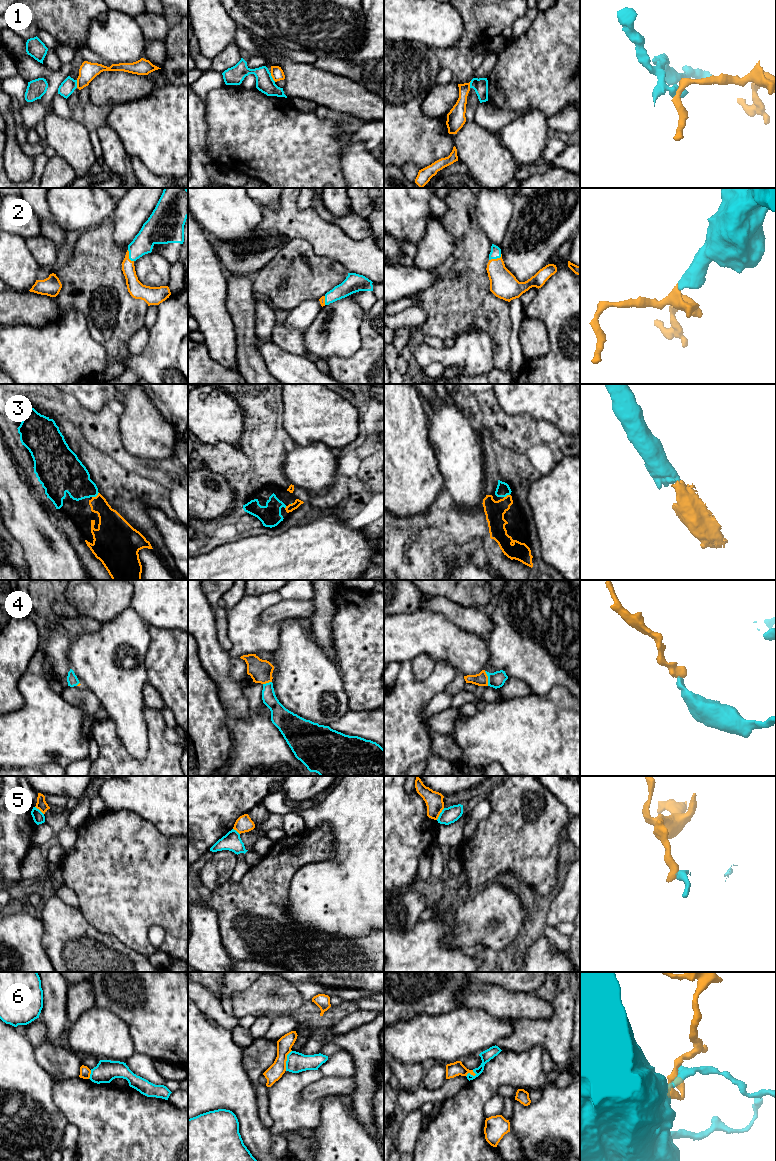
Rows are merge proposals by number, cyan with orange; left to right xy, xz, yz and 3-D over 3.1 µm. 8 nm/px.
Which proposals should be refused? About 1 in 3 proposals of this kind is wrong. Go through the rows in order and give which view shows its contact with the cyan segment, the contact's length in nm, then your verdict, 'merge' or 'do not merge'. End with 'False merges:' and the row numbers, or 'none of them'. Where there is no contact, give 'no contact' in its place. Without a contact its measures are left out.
1: xz | 80 nm | do not merge
2: yz | 120 nm | merge
3: xy | 70 nm | merge
4: yz | 120 nm | merge
5: yz | 120 nm | do not merge
6: xz | 180 nm | do not merge
False merges: 1, 5, 6

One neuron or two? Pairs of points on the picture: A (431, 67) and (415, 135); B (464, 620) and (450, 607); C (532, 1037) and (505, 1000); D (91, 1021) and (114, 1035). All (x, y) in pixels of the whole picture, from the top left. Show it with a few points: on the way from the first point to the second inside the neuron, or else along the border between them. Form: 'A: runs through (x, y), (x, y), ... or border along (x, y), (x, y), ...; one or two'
A: runs through (414, 84), (413, 118); one
B: runs through (461, 617), (453, 610); one
C: border along (542, 1018), (511, 1019); two
D: runs through (97, 1027), (105, 1035), (108, 1035); one

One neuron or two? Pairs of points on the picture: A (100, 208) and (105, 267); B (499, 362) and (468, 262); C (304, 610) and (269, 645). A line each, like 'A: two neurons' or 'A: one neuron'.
A: two neurons
B: one neuron
C: two neurons

